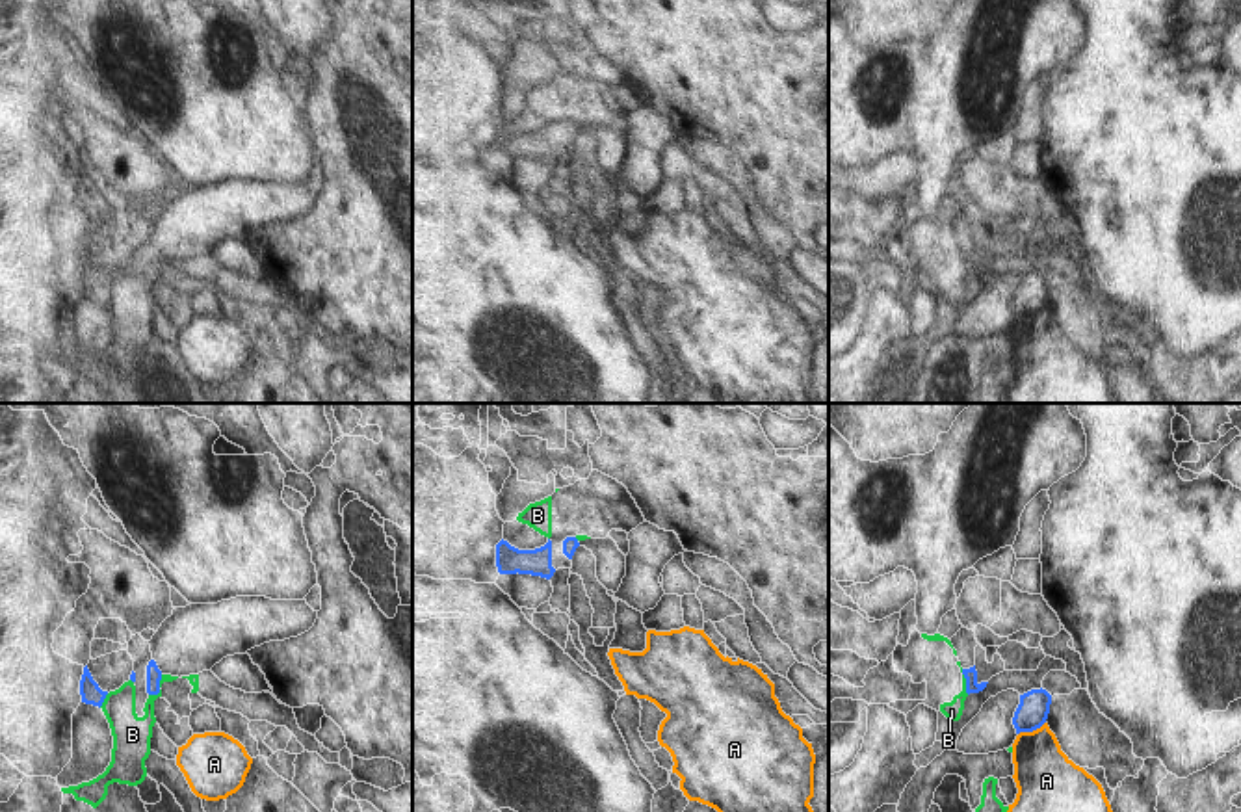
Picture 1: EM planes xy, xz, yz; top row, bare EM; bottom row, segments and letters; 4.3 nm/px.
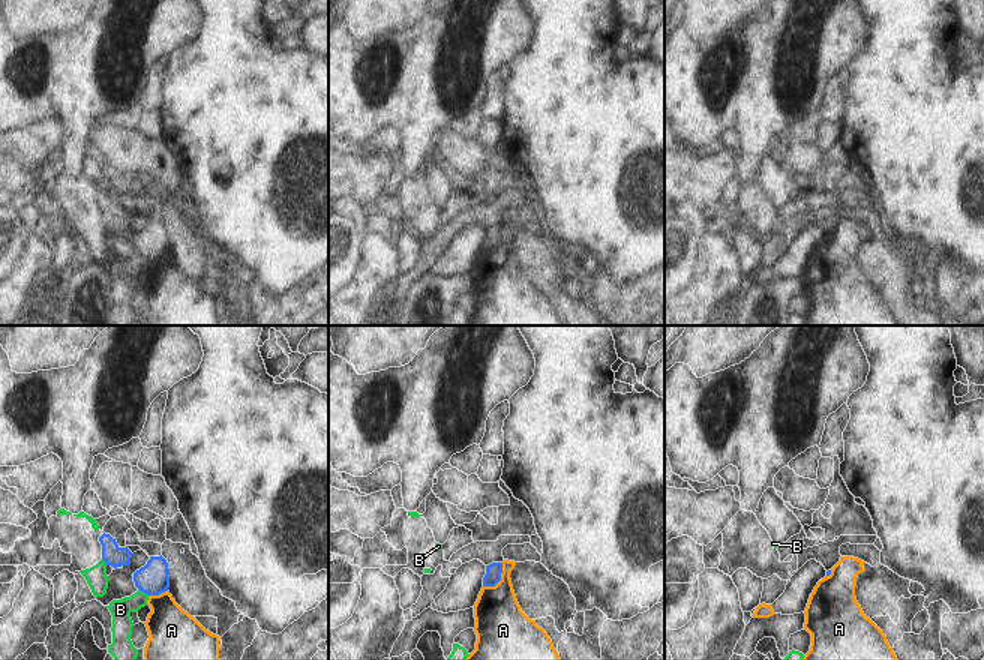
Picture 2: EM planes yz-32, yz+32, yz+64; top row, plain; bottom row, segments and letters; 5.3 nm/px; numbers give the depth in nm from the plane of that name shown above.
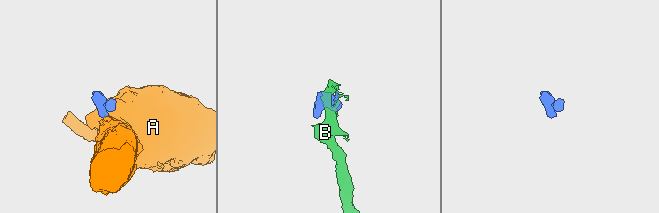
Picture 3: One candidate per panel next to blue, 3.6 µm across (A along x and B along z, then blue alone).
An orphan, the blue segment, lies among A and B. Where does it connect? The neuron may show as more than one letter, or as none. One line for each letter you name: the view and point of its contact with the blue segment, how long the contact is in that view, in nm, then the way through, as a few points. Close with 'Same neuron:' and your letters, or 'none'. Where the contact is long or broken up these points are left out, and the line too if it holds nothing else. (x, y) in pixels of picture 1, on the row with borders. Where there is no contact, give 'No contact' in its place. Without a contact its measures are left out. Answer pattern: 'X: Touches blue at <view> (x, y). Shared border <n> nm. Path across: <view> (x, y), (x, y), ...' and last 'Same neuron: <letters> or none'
Same neuron: none

